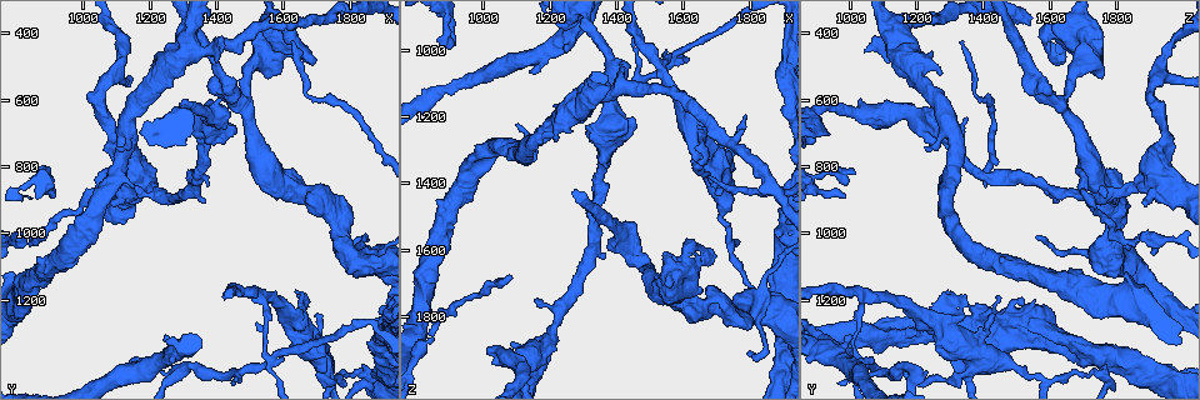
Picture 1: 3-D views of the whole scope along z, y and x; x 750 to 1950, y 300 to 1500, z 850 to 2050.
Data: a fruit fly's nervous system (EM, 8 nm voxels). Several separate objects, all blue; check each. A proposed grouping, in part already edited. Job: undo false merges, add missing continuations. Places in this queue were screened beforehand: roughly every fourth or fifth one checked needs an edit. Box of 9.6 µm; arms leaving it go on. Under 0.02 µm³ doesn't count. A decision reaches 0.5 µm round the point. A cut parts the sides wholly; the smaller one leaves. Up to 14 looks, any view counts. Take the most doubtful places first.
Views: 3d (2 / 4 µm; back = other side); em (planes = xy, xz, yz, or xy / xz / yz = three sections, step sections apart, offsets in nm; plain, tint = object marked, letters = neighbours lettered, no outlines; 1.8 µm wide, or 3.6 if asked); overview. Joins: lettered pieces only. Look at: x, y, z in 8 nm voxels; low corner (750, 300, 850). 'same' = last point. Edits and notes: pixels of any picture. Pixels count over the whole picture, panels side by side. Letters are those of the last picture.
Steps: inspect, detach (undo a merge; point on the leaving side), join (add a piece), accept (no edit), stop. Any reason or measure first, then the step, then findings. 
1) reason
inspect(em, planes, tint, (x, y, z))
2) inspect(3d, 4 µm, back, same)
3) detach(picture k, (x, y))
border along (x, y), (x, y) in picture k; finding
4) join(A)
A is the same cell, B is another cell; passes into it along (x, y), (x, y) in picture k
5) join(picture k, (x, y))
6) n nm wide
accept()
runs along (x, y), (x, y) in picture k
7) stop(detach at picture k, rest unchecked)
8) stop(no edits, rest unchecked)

long arm stops here
inspect(em, xy, step 8, tint, (1080, 810, 1680))

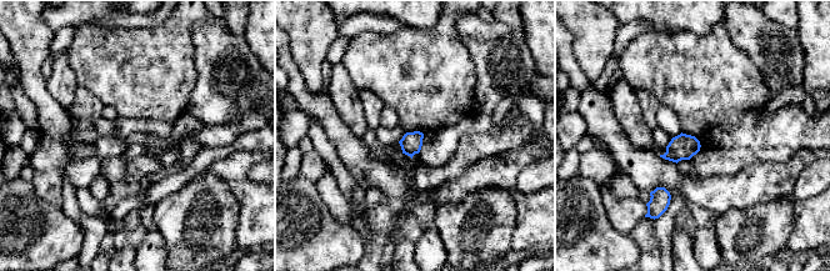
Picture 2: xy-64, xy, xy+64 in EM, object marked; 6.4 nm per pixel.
inspect(em, xy, step 8, letters, same)

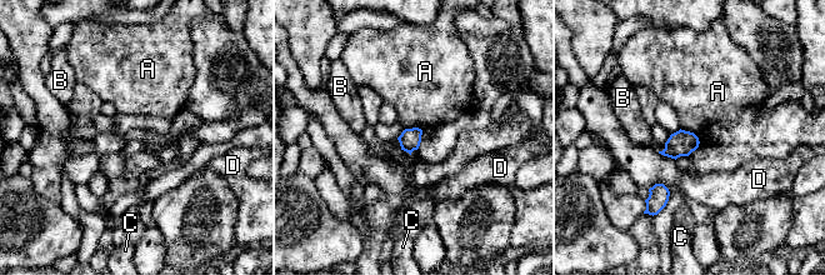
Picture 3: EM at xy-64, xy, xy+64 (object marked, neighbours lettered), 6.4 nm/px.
accept()
A, B, C and D are other cells; border along (680, 128), (699, 141), (689, 155) in picture 3; none of them fits

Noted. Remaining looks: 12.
abrupt turn
inspect(em, planes, tint, (1560, 1380, 1030))

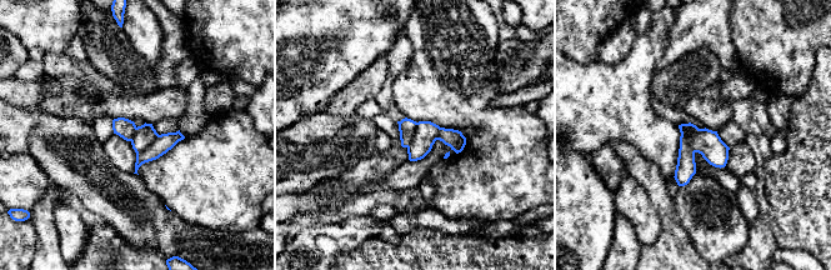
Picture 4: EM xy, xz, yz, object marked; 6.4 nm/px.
see the neighbours
inspect(em, planes, letters, same)

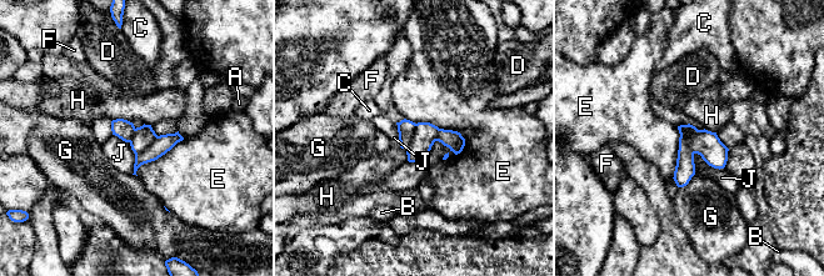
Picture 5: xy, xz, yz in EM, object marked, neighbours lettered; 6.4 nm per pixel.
detach(picture 5, (163, 144))
A, B, C, D, E, F, G, H and J are other cells; border along (158, 136), (149, 149), (135, 154) in picture 5; two neurons meet here

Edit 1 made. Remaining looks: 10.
branch stops here
inspect(3d, 4 µm, back, (1420, 460, 1040))

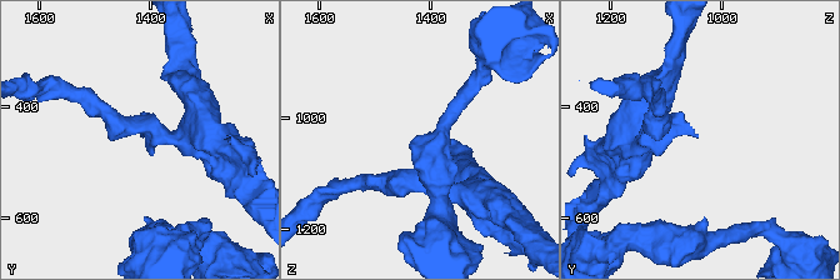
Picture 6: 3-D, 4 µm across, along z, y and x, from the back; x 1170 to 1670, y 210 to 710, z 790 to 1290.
need the tissue
inspect(em, planes, plain, (1415, 455, 1045))

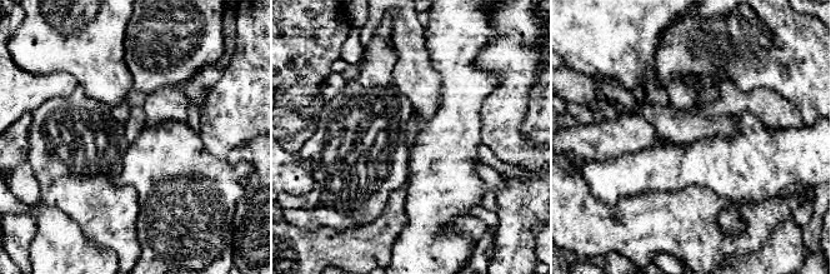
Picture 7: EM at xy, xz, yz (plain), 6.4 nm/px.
see the neighbours
inspect(em, planes, letters, same)

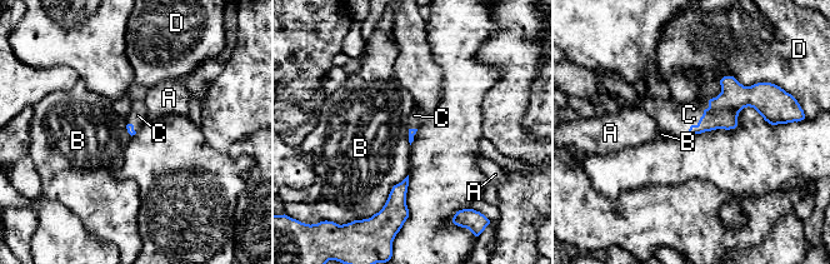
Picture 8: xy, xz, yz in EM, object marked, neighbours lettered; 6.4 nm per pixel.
B touches over 320 nm
join(C)
C is the same cell, A, B and D are other cells; passes into it along (723, 111), (700, 119), (675, 118) in picture 8; the neuron continues

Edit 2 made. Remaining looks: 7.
inspect(em, 3.6 µm, planes, tint, (1160, 860, 1900))

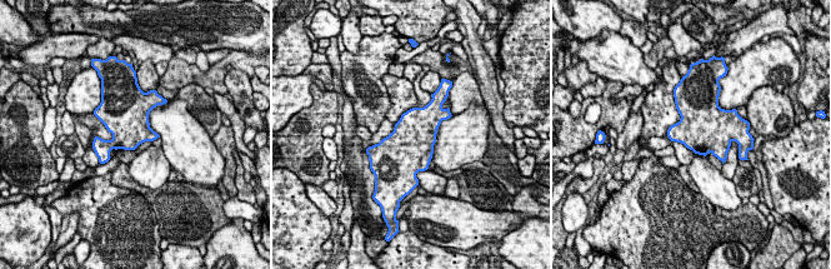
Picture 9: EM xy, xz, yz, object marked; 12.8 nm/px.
see the neighbours
inspect(em, 3.6 µm, planes, letters, same)

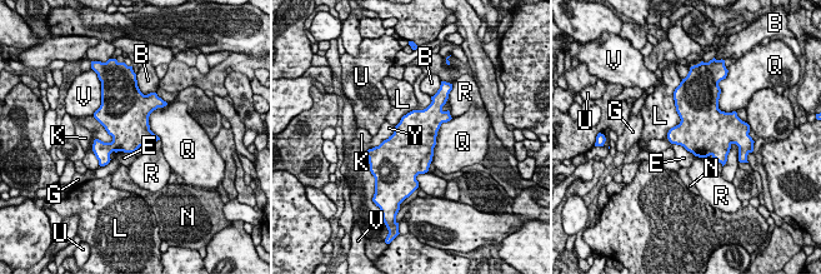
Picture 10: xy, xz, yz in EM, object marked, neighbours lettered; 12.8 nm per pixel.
accept()
B, E, G, K, L, N, Q, R, U, V and Y are other cells; border along (93, 115), (111, 136), (110, 143) in picture 10; all the same neuron

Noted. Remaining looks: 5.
stop(detach at picture 5, join at picture 8, rest unchecked)

